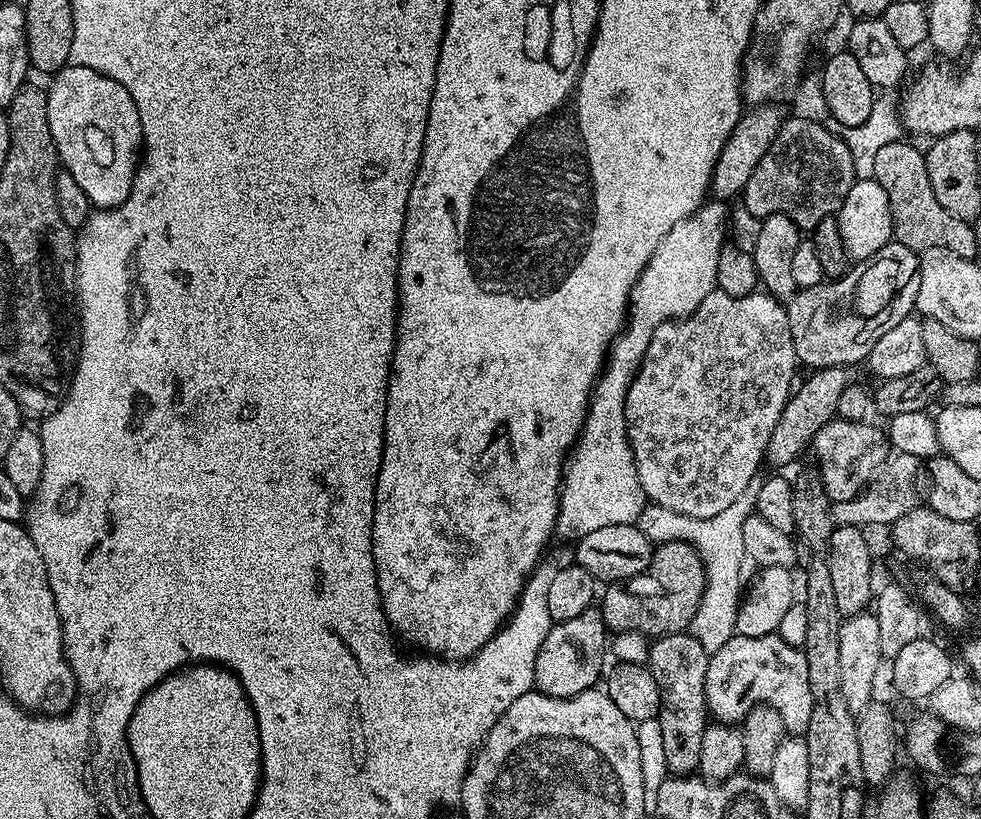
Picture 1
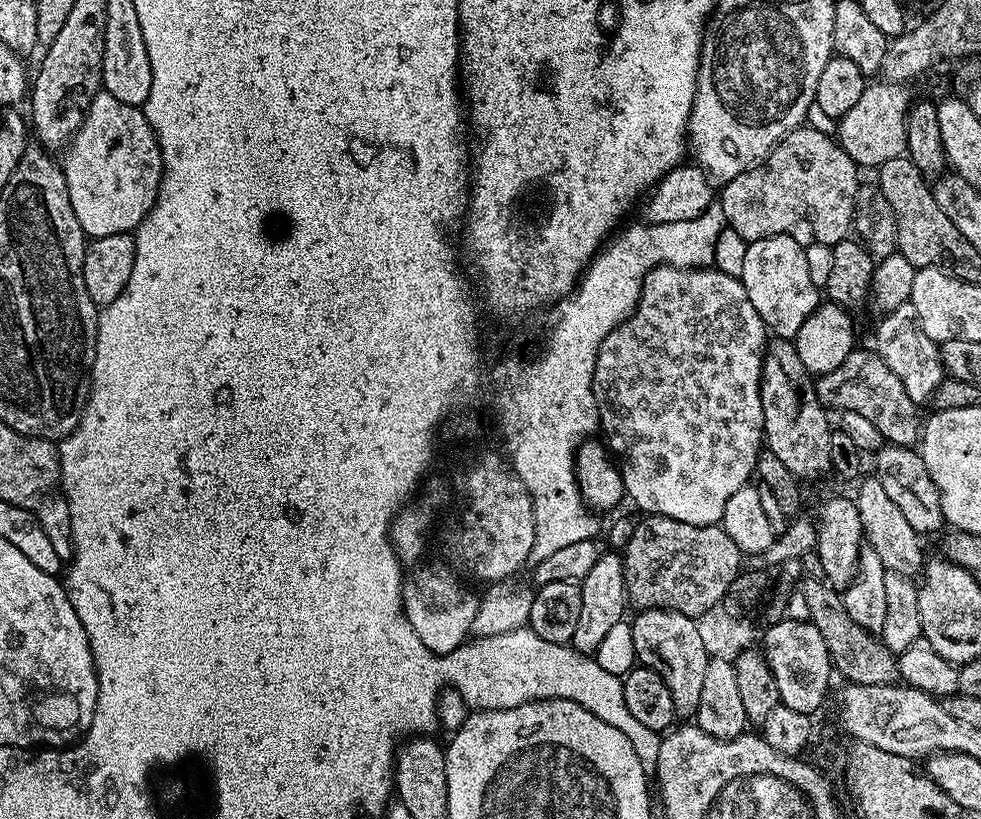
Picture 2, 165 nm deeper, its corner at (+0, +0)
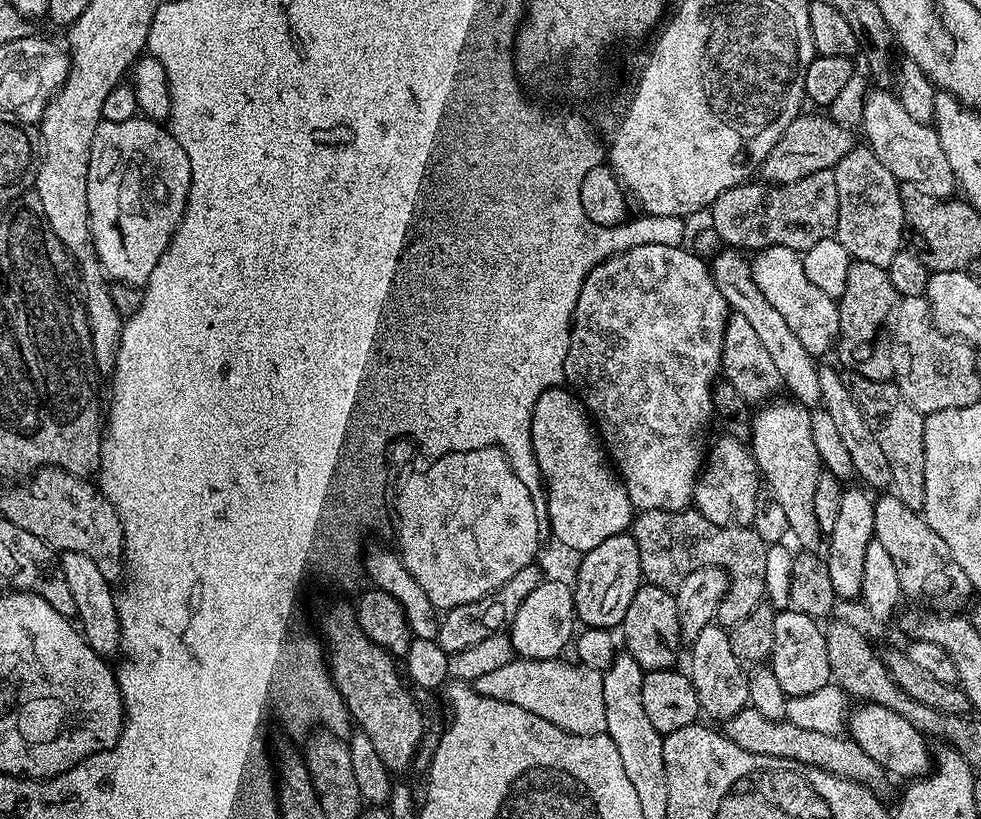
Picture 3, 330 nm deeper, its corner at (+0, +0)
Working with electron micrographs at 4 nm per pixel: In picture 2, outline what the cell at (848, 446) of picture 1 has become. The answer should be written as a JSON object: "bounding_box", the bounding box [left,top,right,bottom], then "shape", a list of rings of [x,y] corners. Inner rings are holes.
{"bounding_box":[760,338,831,481],"shape":[[[772,338],[764,349],[764,365],[760,379],[764,442],[766,448],[801,481],[812,480],[831,469],[828,416],[825,405],[816,395],[814,376],[798,358],[793,341]]]}

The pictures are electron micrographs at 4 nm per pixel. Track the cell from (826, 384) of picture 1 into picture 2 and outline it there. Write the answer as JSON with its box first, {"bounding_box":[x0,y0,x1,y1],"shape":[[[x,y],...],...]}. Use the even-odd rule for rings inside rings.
{"bounding_box":[815,350,922,446],"shape":[[[853,350],[836,370],[821,375],[815,385],[821,404],[829,409],[838,408],[841,413],[853,411],[862,414],[878,428],[888,444],[912,446],[919,441],[922,435],[921,409],[910,398],[910,394],[906,394],[894,370],[890,370],[890,366],[886,366],[886,362],[882,362],[874,350]]]}

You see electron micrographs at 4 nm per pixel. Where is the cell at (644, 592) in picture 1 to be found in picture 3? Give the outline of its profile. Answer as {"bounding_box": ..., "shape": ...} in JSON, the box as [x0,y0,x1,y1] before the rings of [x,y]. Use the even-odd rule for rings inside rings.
{"bounding_box":[630,510,768,590],"shape":[[[646,510],[640,512],[630,525],[630,535],[638,542],[638,558],[643,579],[659,588],[675,590],[688,574],[699,567],[720,567],[728,560],[750,560],[752,566],[762,568],[762,556],[768,553],[768,545],[758,538],[751,528],[731,528],[710,522],[701,512],[685,510]]]}

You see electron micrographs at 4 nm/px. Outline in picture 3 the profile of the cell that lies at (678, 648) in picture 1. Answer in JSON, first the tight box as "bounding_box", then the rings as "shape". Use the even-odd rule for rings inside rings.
{"bounding_box":[622,583,682,672],"shape":[[[641,583],[626,609],[622,644],[645,670],[657,672],[663,668],[675,669],[680,660],[682,637],[679,626],[678,606],[675,595],[669,589],[659,588],[657,584]]]}

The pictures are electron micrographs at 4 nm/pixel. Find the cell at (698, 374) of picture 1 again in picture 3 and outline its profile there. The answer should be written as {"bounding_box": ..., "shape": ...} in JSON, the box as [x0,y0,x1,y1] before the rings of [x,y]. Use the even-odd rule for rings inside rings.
{"bounding_box":[564,244,730,512],"shape":[[[647,244],[646,246],[634,246],[627,248],[625,252],[617,252],[615,256],[610,256],[606,260],[595,264],[591,271],[588,272],[586,282],[583,283],[582,290],[578,296],[576,309],[572,315],[572,333],[570,334],[570,350],[566,354],[566,366],[564,367],[564,375],[570,381],[572,379],[571,387],[577,393],[582,394],[584,407],[588,409],[599,433],[600,439],[604,441],[604,447],[611,459],[614,461],[614,467],[620,473],[621,480],[624,481],[624,489],[628,491],[628,497],[632,503],[633,509],[645,512],[646,510],[670,510],[671,512],[685,511],[693,503],[696,494],[696,481],[706,463],[706,444],[704,448],[704,431],[708,428],[708,423],[714,420],[714,411],[712,404],[713,385],[717,383],[718,377],[722,372],[722,352],[724,350],[724,335],[726,334],[726,322],[730,315],[730,307],[725,297],[722,296],[722,291],[719,290],[715,284],[715,278],[712,276],[711,267],[701,257],[697,256],[695,252],[689,250],[684,246],[677,246],[674,244]]]}

